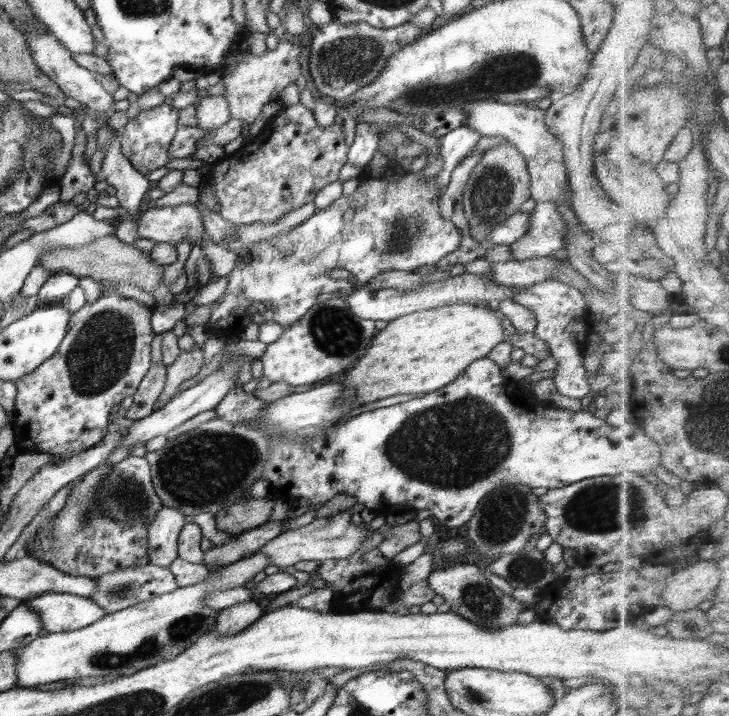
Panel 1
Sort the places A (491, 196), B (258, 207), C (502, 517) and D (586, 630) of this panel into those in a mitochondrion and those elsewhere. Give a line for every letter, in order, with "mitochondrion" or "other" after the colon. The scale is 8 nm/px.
A: mitochondrion
B: other
C: mitochondrion
D: other

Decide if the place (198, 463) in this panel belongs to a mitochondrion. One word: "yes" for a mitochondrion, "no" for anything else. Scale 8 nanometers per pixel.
yes

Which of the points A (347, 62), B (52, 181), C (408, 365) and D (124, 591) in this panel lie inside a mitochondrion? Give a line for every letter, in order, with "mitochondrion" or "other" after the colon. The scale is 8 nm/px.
A: mitochondrion
B: other
C: other
D: mitochondrion

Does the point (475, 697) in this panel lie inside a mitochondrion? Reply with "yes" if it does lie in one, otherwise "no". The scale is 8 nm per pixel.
yes

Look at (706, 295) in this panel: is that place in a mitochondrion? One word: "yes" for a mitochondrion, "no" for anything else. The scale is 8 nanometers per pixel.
no

